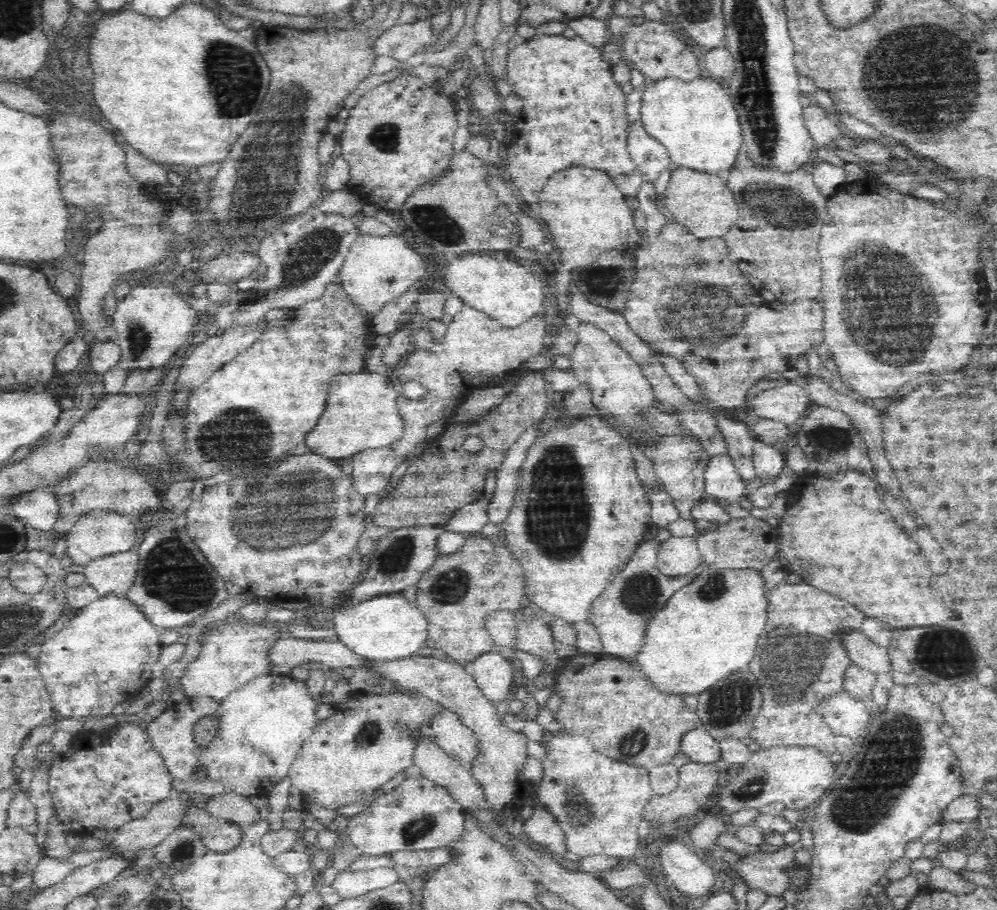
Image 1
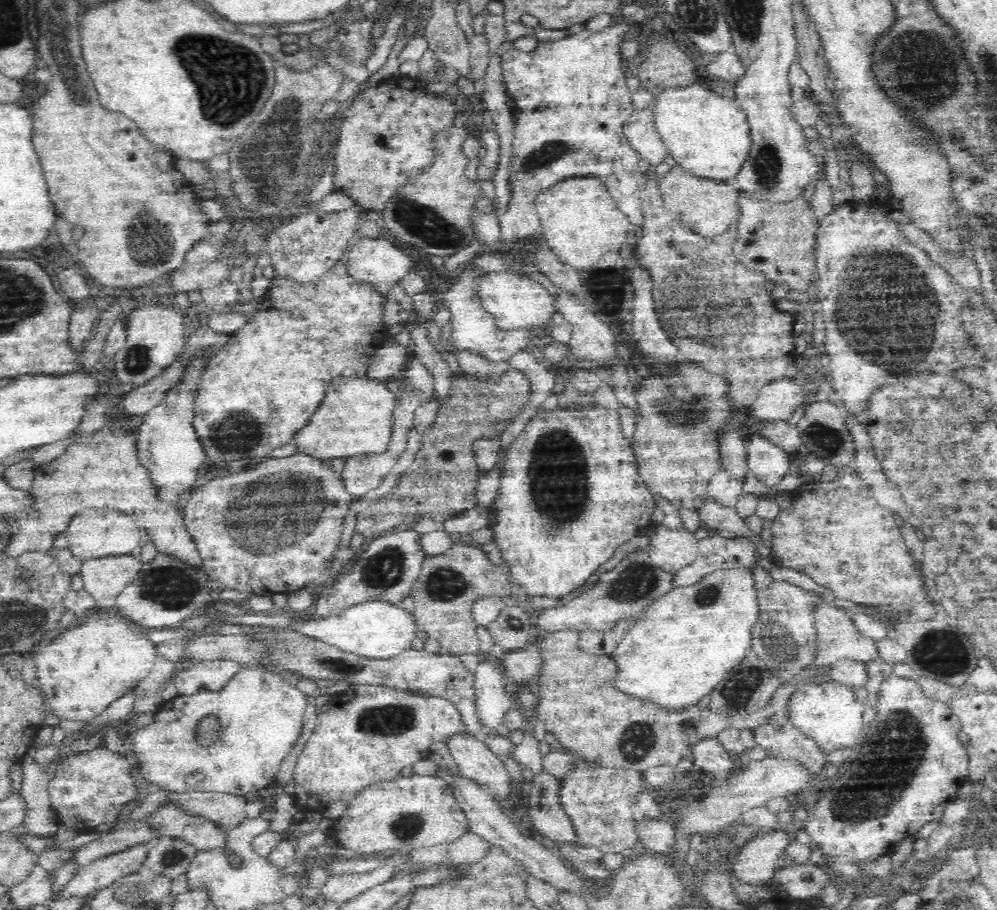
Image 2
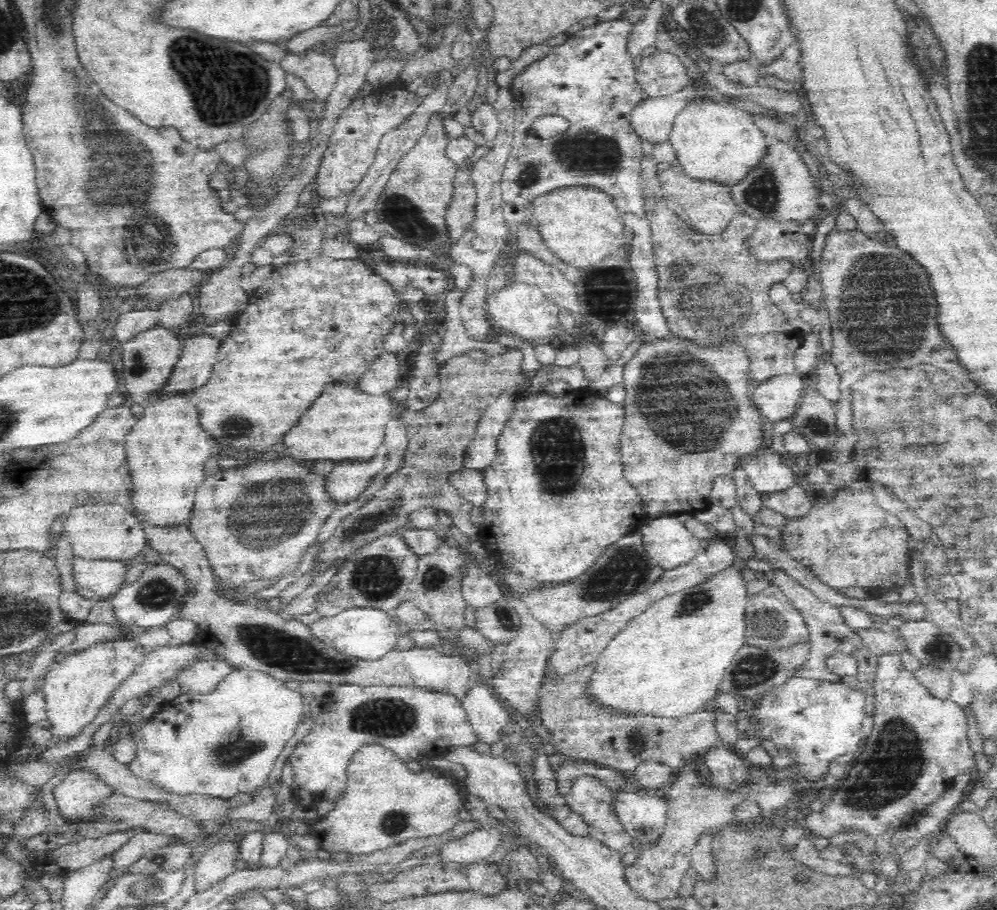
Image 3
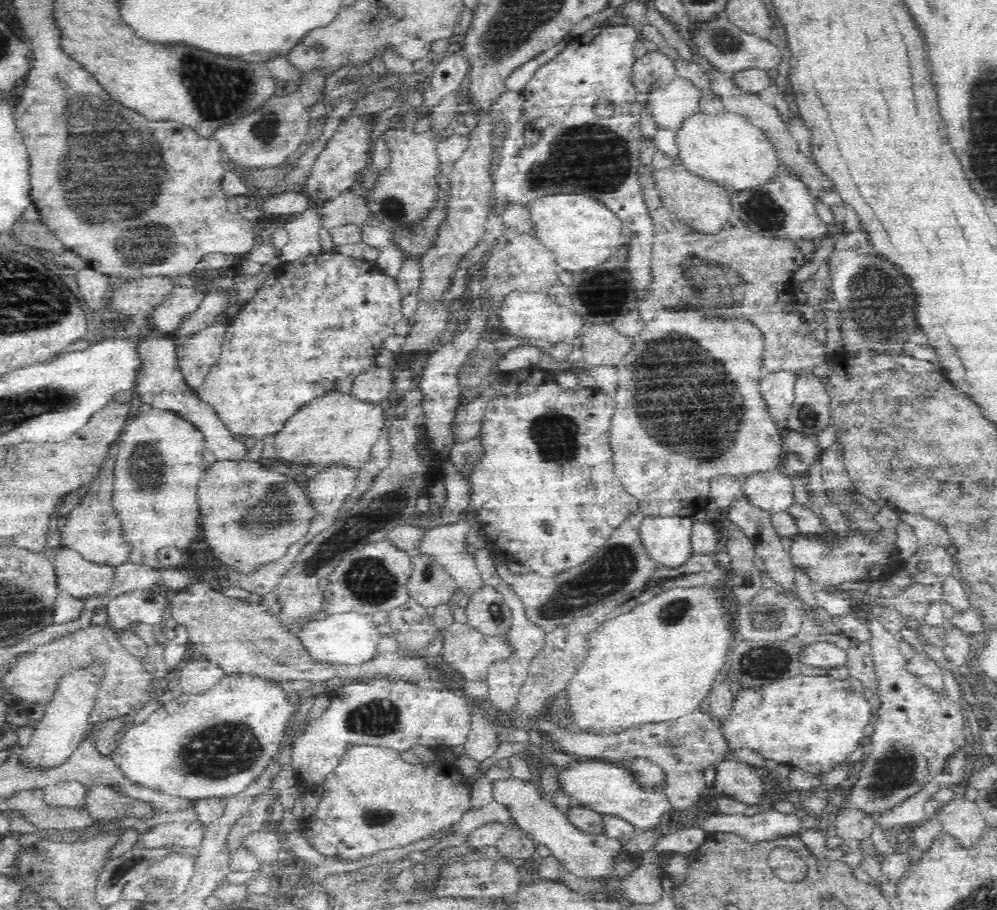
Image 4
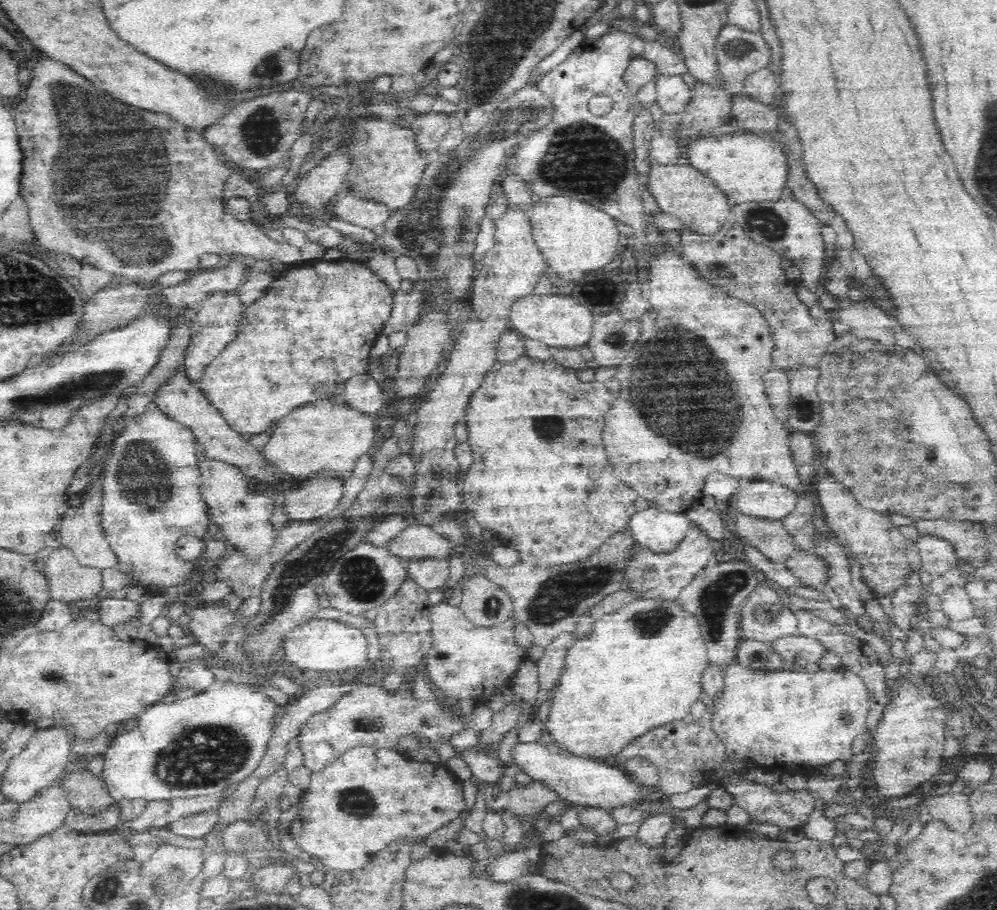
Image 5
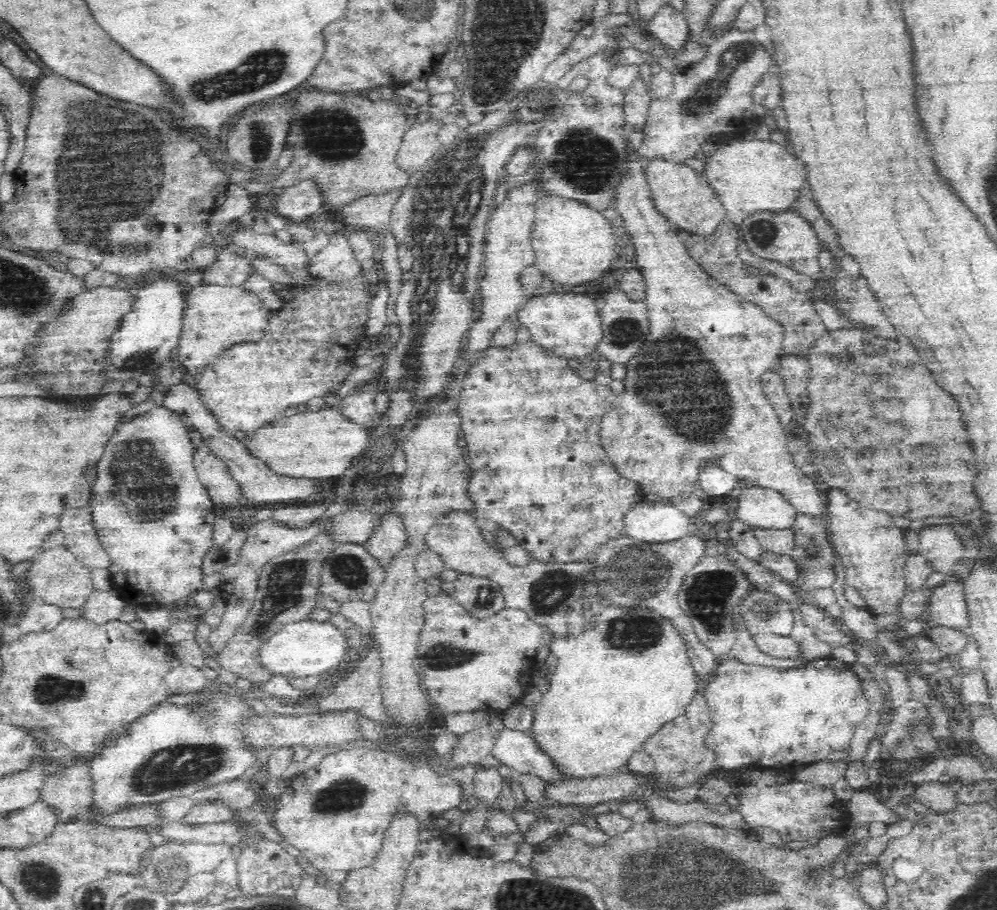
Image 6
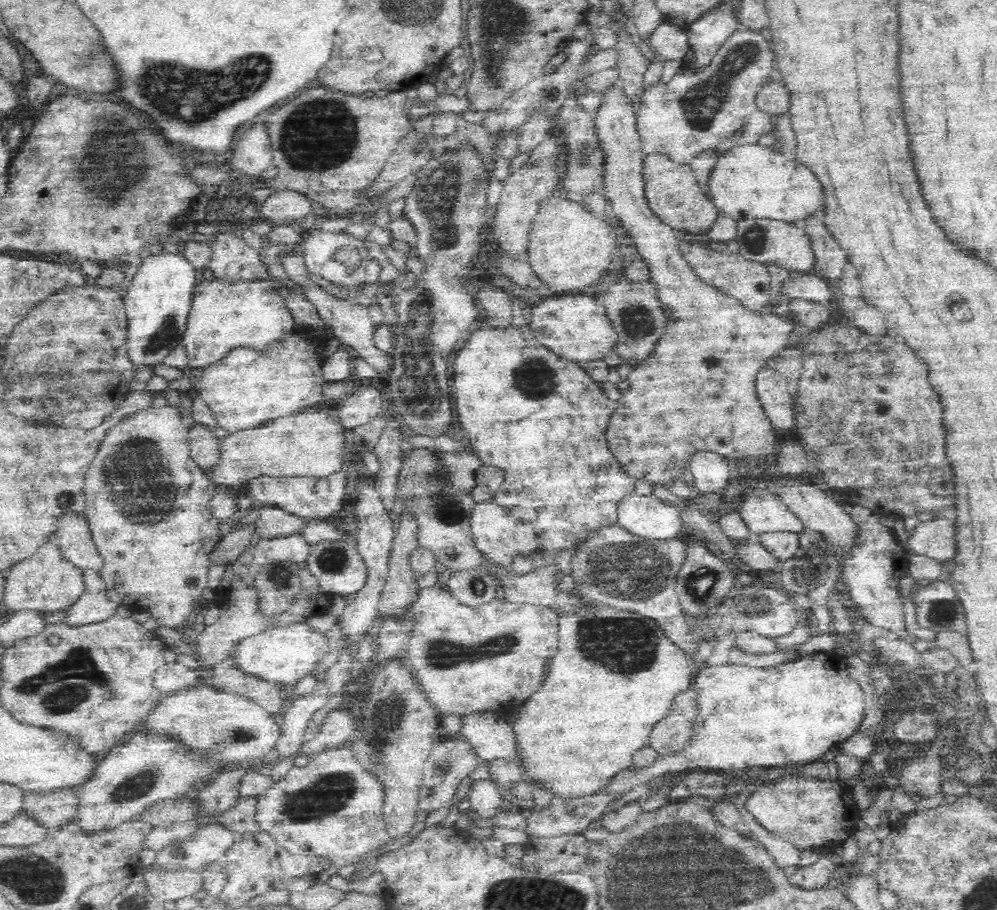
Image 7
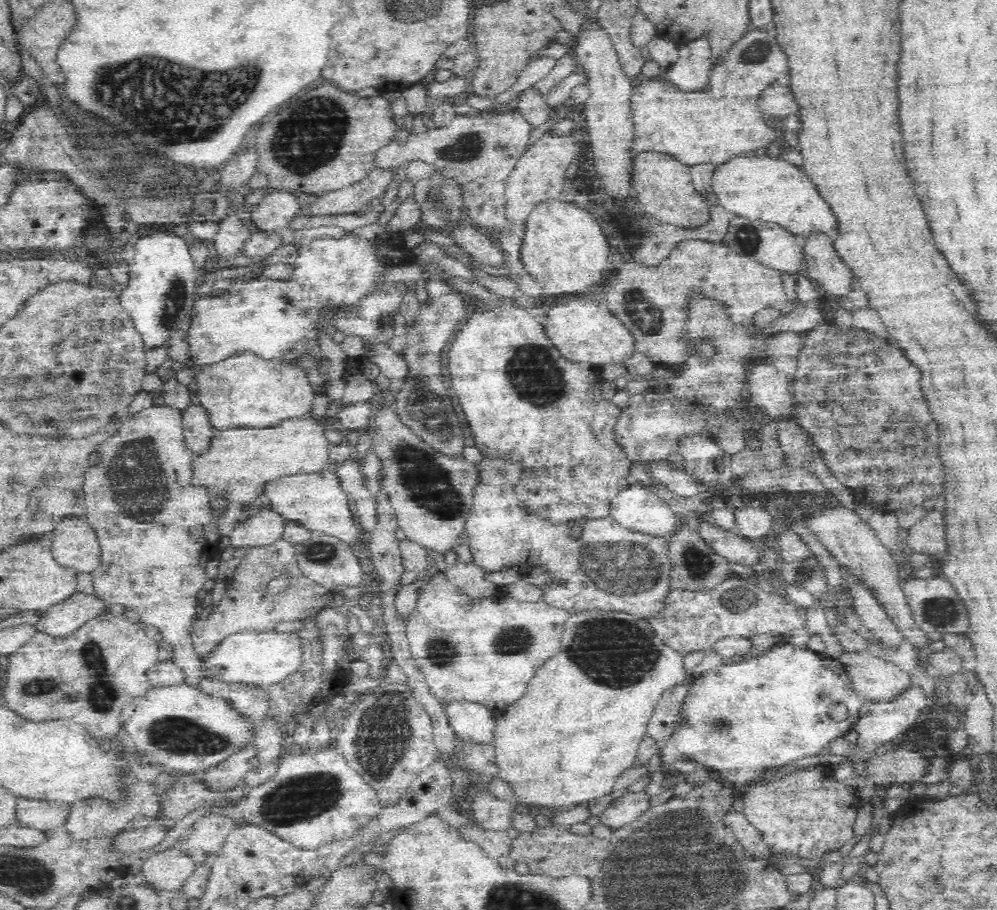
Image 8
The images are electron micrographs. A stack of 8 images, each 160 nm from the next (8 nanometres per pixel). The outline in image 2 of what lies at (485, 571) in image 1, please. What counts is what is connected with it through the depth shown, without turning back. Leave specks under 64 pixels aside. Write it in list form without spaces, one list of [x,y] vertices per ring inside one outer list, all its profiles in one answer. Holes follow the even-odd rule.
[[[468,539],[454,541],[446,552],[426,556],[423,560],[420,576],[411,591],[415,623],[418,629],[436,639],[440,647],[457,655],[468,671],[474,674],[481,661],[482,651],[479,648],[472,603],[482,595],[498,595],[508,601],[514,600],[512,590],[505,564],[494,564],[481,546]]]

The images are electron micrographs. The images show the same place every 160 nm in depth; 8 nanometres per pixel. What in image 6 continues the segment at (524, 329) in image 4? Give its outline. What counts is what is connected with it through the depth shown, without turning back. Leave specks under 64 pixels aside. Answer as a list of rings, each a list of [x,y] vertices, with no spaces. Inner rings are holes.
[[[584,294],[533,295],[524,300],[514,318],[530,332],[531,341],[546,351],[568,359],[582,358],[597,351],[599,343],[604,341],[600,308],[596,308],[598,302]]]

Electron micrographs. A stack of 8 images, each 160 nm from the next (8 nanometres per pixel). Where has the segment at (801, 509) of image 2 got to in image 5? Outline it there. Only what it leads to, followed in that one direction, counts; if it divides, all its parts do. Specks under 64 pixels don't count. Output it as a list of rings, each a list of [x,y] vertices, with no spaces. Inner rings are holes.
[[[795,549],[783,563],[800,584],[812,588],[820,588],[824,585],[827,566],[815,553]]]

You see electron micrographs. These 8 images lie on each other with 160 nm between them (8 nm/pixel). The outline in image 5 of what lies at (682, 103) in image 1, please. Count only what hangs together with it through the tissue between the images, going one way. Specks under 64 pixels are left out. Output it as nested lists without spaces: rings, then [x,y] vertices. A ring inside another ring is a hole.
[[[744,131],[722,134],[720,140],[712,140],[712,136],[708,138],[705,133],[693,134],[686,144],[689,164],[716,182],[731,209],[746,204],[776,203],[784,198],[790,172],[788,156],[784,150],[783,143]]]

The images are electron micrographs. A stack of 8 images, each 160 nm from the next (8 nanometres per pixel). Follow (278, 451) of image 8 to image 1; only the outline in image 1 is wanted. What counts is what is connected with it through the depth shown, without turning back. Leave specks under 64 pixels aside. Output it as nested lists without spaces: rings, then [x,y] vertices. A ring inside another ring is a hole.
[[[365,370],[362,374],[334,376],[330,382],[328,404],[314,430],[306,434],[306,446],[310,452],[333,460],[350,459],[366,448],[384,448],[394,444],[401,437],[403,424],[400,415],[396,416],[396,396],[399,394],[392,386],[393,378],[389,373],[380,376]]]

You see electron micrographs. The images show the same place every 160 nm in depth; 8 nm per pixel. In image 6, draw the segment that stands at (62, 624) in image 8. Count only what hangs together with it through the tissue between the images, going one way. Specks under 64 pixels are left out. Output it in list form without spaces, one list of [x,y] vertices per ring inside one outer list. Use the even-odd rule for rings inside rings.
[[[94,589],[83,604],[82,616],[94,624],[106,624],[108,621],[120,618],[127,605],[128,602],[117,591]]]

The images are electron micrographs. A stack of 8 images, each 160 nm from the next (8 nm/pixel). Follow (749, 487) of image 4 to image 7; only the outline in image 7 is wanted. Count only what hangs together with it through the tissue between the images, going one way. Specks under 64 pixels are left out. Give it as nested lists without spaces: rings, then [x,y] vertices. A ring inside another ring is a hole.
[[[768,486],[744,492],[739,513],[749,532],[804,532],[801,520],[788,510],[786,503]]]

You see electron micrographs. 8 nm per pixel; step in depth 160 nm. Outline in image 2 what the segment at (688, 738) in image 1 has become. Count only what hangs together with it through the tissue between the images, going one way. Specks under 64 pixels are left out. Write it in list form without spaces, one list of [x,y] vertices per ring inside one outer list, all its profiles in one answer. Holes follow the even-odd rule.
[[[717,739],[701,741],[693,751],[694,769],[701,769],[721,781],[729,778],[739,760],[728,753]]]

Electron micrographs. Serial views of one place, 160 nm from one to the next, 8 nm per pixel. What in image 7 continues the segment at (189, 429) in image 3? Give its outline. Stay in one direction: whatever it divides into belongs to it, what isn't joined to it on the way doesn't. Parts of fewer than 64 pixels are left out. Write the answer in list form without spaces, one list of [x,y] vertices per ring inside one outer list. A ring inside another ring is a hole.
[[[172,405],[163,407],[150,407],[136,414],[128,415],[120,424],[113,426],[99,446],[96,456],[90,462],[85,474],[84,495],[86,500],[86,520],[92,528],[92,536],[96,540],[96,546],[103,558],[103,567],[99,570],[104,584],[106,584],[105,594],[110,600],[119,606],[138,606],[142,611],[148,612],[150,618],[156,621],[157,626],[166,626],[172,630],[181,630],[184,625],[189,624],[196,606],[196,601],[202,597],[202,590],[208,584],[208,570],[212,565],[210,555],[214,547],[222,537],[220,532],[220,520],[214,518],[211,513],[210,499],[217,484],[204,473],[204,469],[192,459],[188,444],[189,428],[181,419],[181,412]]]

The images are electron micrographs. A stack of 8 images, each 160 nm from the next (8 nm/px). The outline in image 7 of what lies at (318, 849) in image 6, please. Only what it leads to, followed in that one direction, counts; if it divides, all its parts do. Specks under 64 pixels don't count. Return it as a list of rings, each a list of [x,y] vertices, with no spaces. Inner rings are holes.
[[[348,746],[332,748],[328,750],[324,750],[324,752],[318,752],[318,754],[314,754],[310,756],[309,763],[306,766],[293,766],[284,774],[282,780],[278,780],[278,782],[273,782],[271,787],[268,787],[263,793],[260,793],[257,796],[257,807],[256,814],[254,819],[256,823],[260,826],[260,831],[268,832],[268,834],[280,845],[288,849],[291,853],[296,855],[314,855],[315,857],[319,856],[328,856],[332,861],[334,861],[334,865],[336,867],[346,866],[348,864],[356,864],[360,861],[360,858],[364,856],[368,851],[376,850],[380,848],[380,846],[391,844],[389,834],[387,832],[387,824],[383,820],[383,796],[384,791],[381,787],[381,782],[375,779],[375,776],[372,776],[364,770],[360,768],[358,764],[356,764],[356,757],[354,757],[354,753],[352,750],[348,748]]]

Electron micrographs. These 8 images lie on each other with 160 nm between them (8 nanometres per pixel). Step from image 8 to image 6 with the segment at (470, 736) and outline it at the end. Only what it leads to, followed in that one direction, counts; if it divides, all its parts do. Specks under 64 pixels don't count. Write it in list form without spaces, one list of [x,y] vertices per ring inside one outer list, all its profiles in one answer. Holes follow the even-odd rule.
[[[502,727],[497,733],[491,755],[514,773],[539,776],[548,782],[564,778],[548,756],[542,755],[529,732]]]

